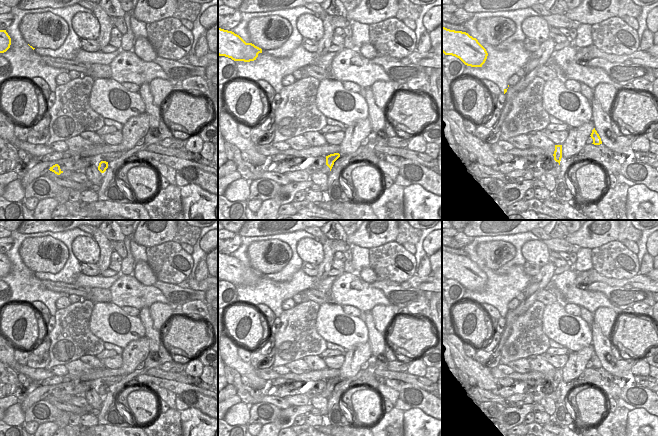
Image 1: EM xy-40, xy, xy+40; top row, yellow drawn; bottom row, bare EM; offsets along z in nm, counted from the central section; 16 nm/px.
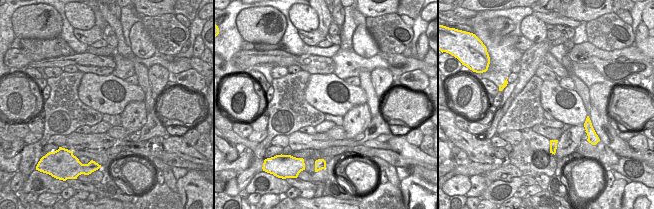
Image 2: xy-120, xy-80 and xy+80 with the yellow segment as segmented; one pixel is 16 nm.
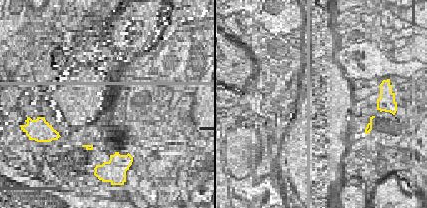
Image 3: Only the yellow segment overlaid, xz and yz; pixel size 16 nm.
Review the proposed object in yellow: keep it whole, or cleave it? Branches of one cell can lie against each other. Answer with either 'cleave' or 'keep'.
keep

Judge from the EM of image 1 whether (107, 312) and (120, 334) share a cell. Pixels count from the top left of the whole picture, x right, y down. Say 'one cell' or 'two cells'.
one cell

